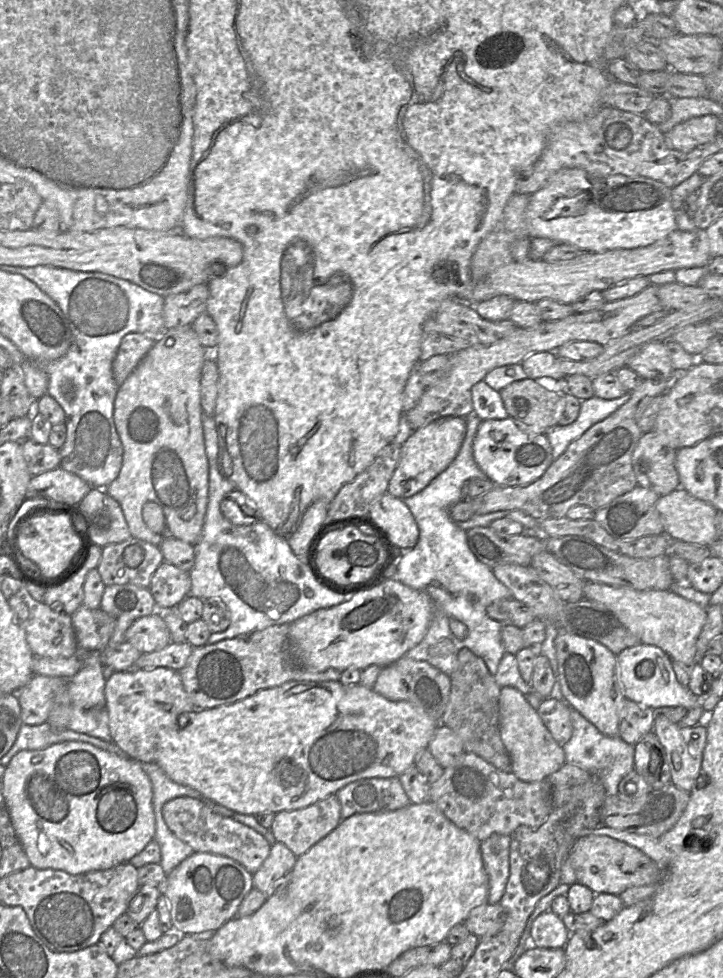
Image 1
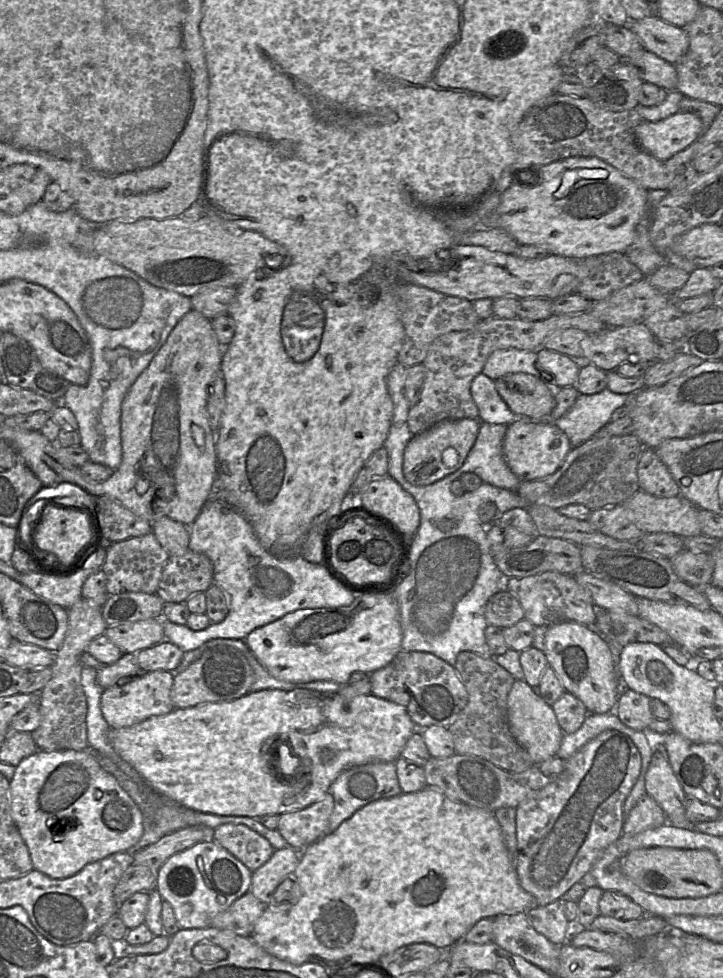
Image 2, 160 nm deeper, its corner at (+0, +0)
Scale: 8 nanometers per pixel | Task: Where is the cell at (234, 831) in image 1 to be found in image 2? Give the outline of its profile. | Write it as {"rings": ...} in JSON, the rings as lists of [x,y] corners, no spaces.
{"rings":[[[222,824],[214,829],[213,840],[240,860],[251,872],[266,863],[274,848],[265,837],[244,824]]]}

